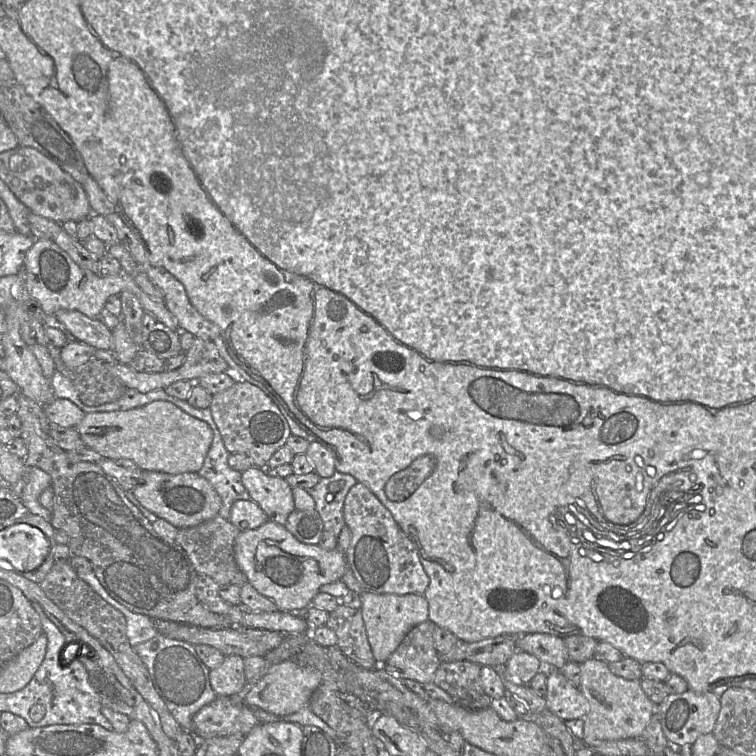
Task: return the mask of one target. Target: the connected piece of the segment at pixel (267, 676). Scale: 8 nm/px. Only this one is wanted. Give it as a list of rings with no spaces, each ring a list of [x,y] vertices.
[[[293,659],[286,660],[266,669],[257,682],[248,686],[245,704],[277,716],[293,714],[308,705],[311,695],[321,682],[322,674],[318,670],[299,666]]]

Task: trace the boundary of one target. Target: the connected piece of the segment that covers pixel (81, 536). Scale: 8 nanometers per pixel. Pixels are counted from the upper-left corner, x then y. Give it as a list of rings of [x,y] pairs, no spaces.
[[[20,393],[17,395],[17,401],[18,408],[15,414],[21,422],[19,437],[27,449],[24,463],[28,468],[36,467],[43,470],[52,480],[54,504],[50,524],[54,529],[62,530],[68,535],[68,547],[72,556],[85,557],[91,562],[92,571],[107,593],[130,611],[152,619],[209,629],[232,626],[226,616],[210,611],[197,599],[198,573],[184,549],[175,540],[166,540],[157,534],[152,523],[126,498],[117,482],[97,463],[73,462],[68,458],[66,451],[61,449],[49,435],[50,423],[45,416],[45,406]]]

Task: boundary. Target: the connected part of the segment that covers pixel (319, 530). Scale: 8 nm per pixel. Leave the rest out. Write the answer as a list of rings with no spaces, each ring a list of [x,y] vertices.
[[[297,510],[291,512],[285,528],[300,542],[317,545],[324,531],[318,512],[314,510]]]

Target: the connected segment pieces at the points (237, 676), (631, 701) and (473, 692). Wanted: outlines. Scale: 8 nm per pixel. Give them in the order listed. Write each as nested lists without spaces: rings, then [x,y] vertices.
[[[237,655],[225,656],[218,667],[210,670],[209,680],[217,697],[230,697],[241,692],[247,683],[244,659]]]
[[[593,657],[580,664],[581,684],[579,689],[588,700],[589,711],[584,717],[582,744],[641,738],[651,720],[656,705],[646,696],[639,680],[627,680],[613,674],[608,663]]]
[[[467,660],[441,662],[433,682],[452,697],[454,704],[469,710],[486,709],[492,699],[482,685],[482,667]]]

